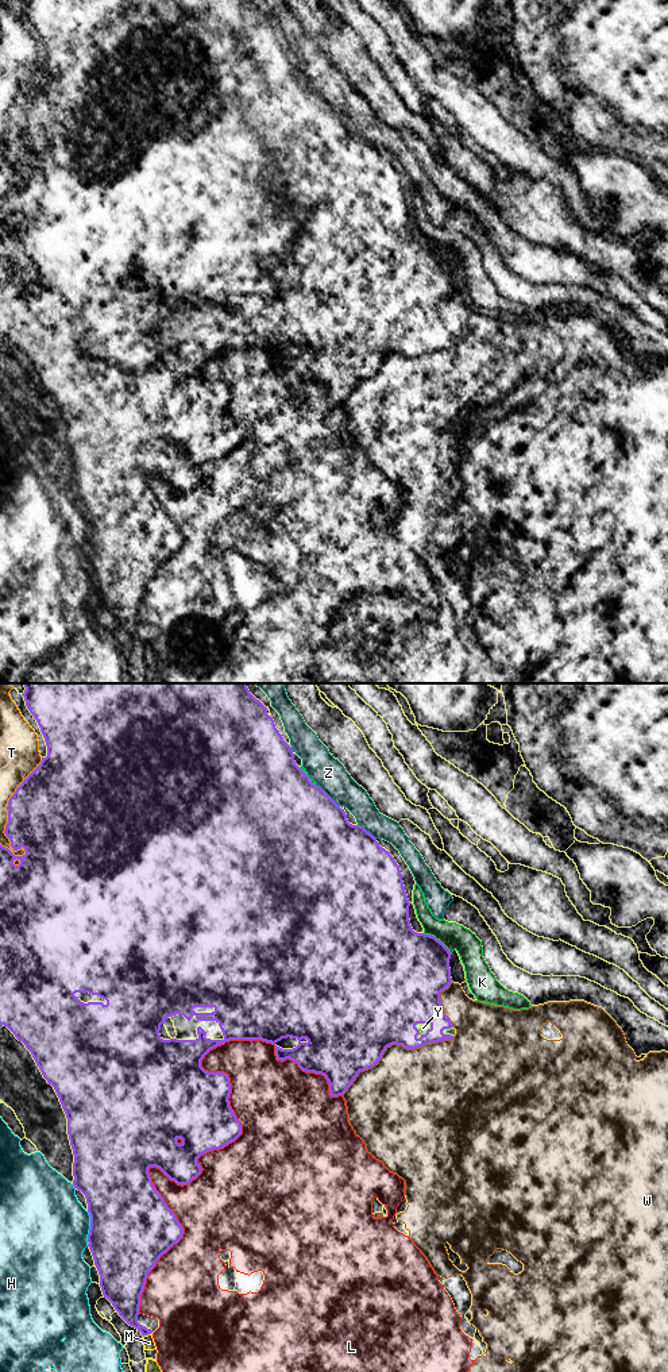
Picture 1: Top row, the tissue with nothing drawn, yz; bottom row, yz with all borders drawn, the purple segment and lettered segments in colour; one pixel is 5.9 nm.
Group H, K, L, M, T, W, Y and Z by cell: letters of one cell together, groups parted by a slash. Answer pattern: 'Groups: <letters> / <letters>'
Groups: H / K / L / M / T / W / Y / Z

